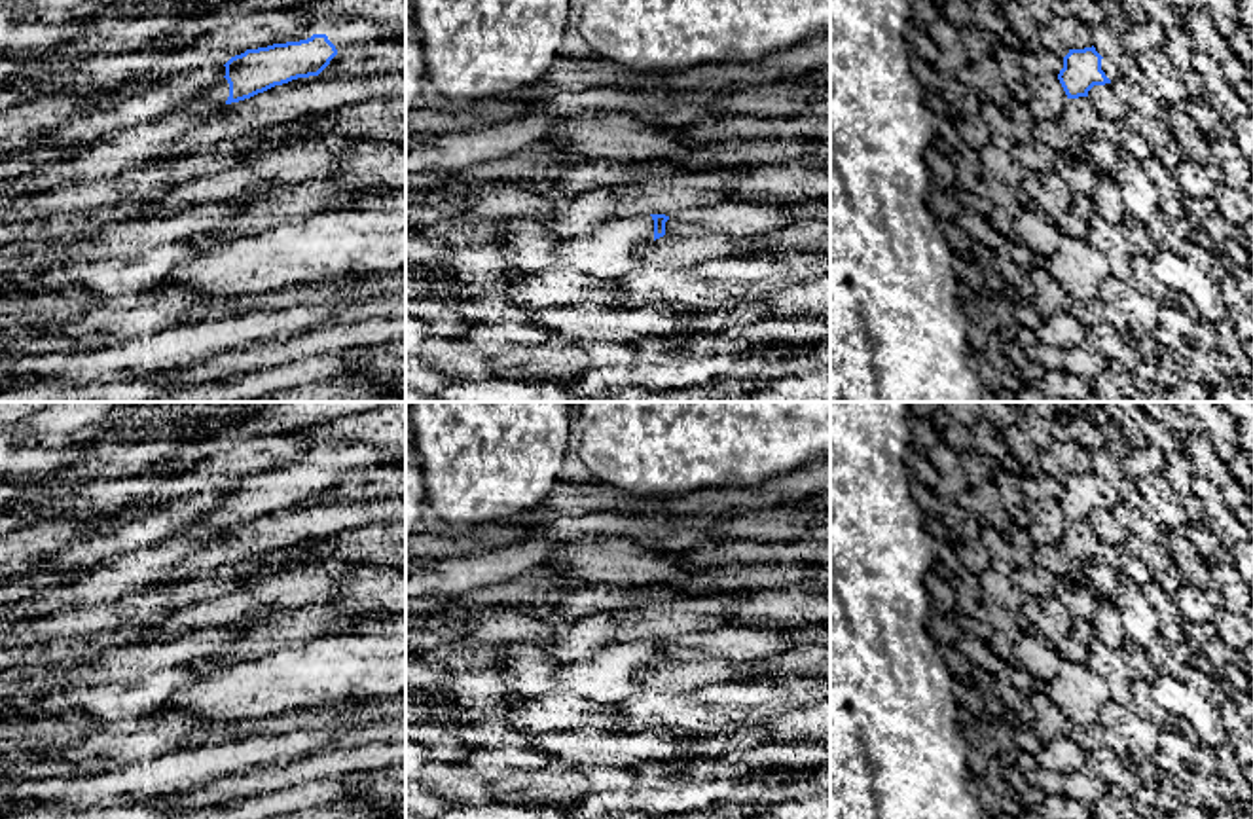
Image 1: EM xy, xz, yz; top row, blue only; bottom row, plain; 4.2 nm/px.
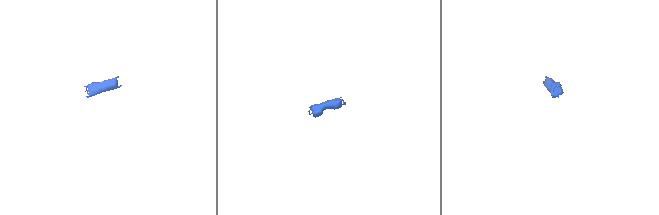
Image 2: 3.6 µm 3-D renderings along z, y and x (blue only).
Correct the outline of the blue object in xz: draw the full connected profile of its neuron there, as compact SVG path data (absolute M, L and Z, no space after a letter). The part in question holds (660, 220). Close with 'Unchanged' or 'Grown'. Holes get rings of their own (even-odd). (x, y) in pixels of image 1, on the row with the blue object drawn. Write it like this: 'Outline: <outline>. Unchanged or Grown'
Outline: M665 214L614 216L588 233L565 239L557 248L557 262L597 279L618 281L646 267L641 254L665 235Z. Grown

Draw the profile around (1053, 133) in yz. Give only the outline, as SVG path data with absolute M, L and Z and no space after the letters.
M1041 119L1041 121L1035 121L1031 131L1039 142L1050 146L1058 154L1077 152L1077 140L1060 121Z

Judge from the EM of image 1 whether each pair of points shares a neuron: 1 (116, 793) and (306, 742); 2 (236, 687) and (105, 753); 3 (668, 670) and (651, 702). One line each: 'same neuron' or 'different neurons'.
1: same neuron
2: different neurons
3: different neurons

